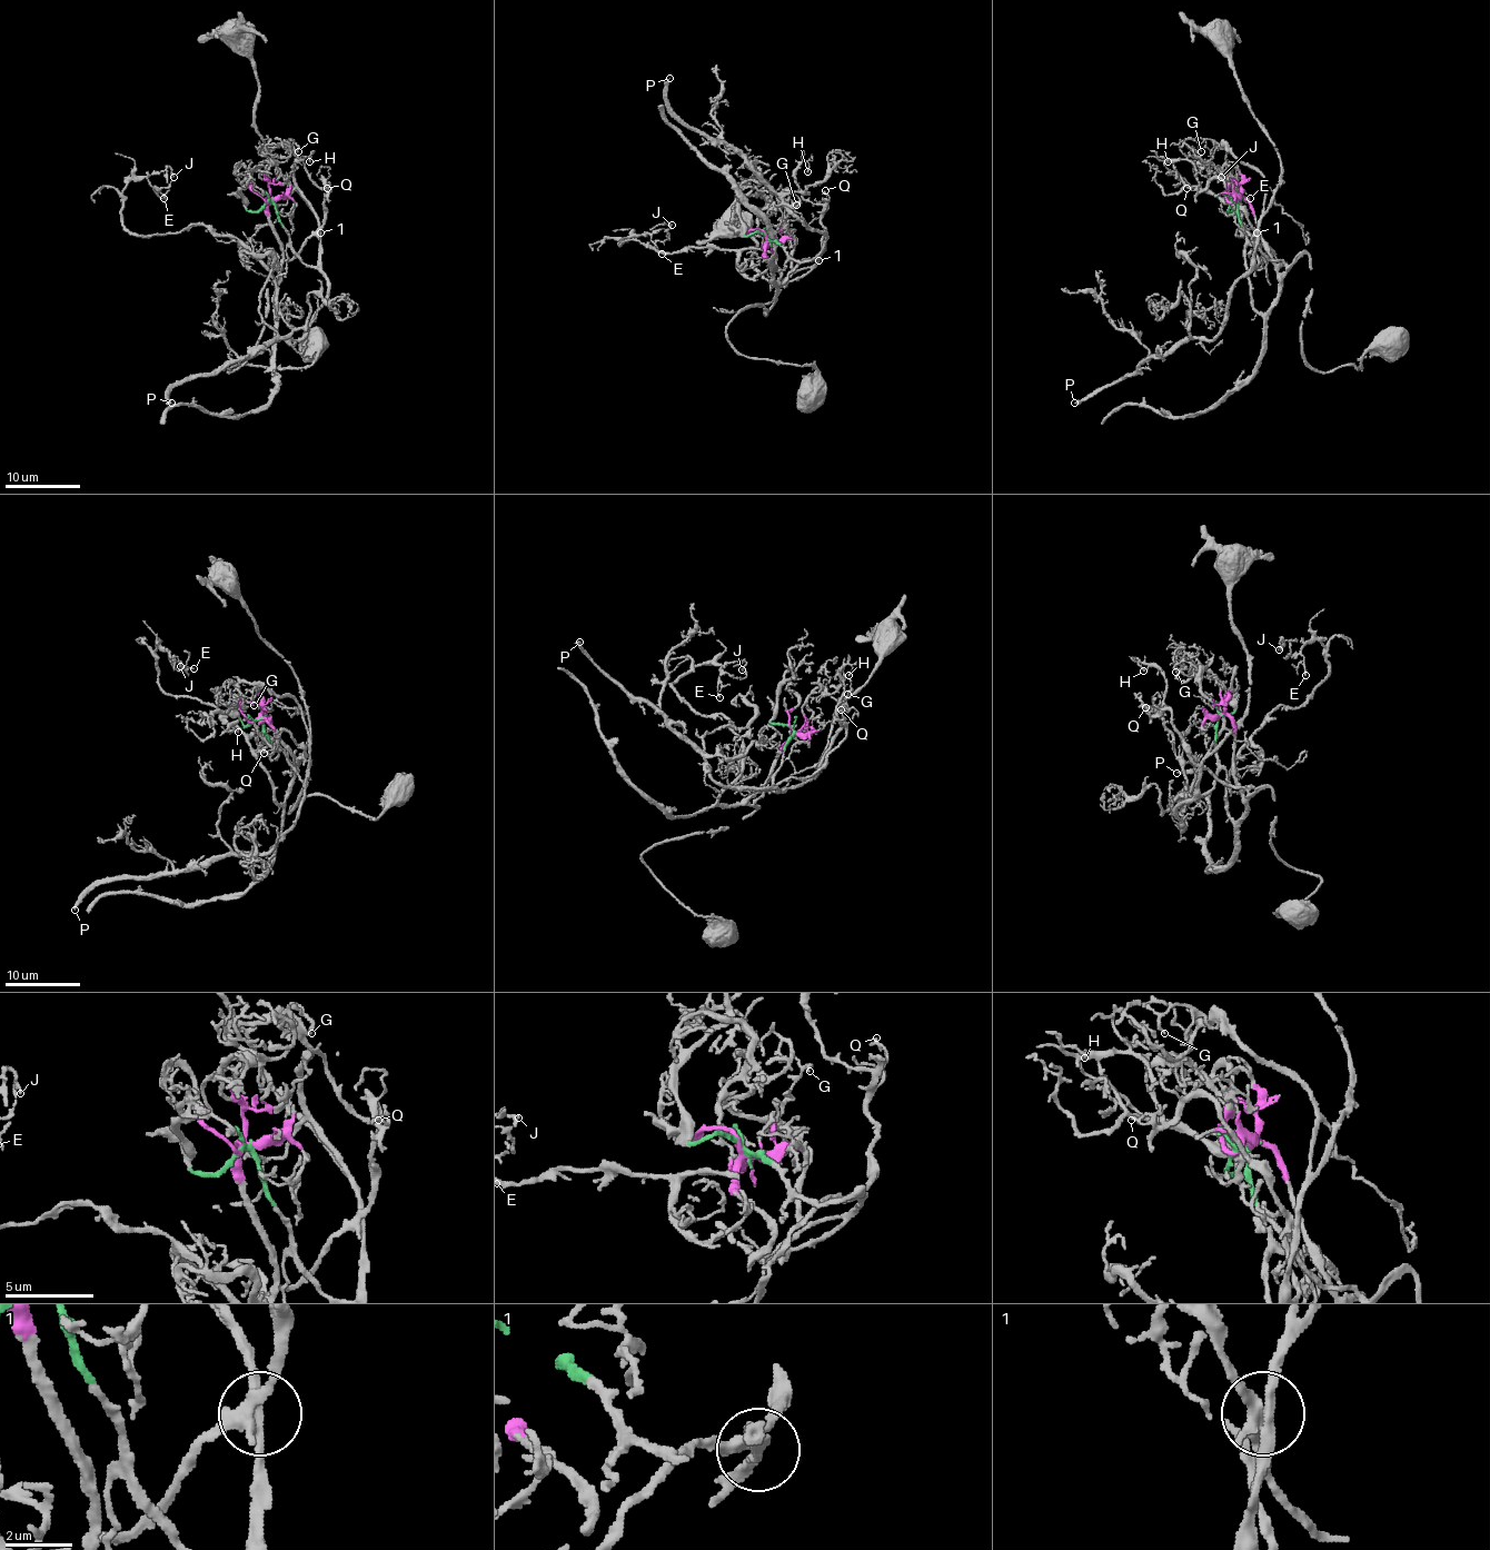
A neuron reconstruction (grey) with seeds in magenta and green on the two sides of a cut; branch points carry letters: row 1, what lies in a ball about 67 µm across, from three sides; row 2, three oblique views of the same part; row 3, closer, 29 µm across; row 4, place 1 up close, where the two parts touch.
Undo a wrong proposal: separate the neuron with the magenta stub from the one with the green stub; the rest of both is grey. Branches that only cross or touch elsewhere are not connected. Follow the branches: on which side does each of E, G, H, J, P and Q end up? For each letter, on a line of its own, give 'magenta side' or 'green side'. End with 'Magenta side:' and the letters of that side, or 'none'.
E: magenta side
G: green side
H: magenta side
J: magenta side
P: green side
Q: magenta side
Magenta side: E, H, J, Q

